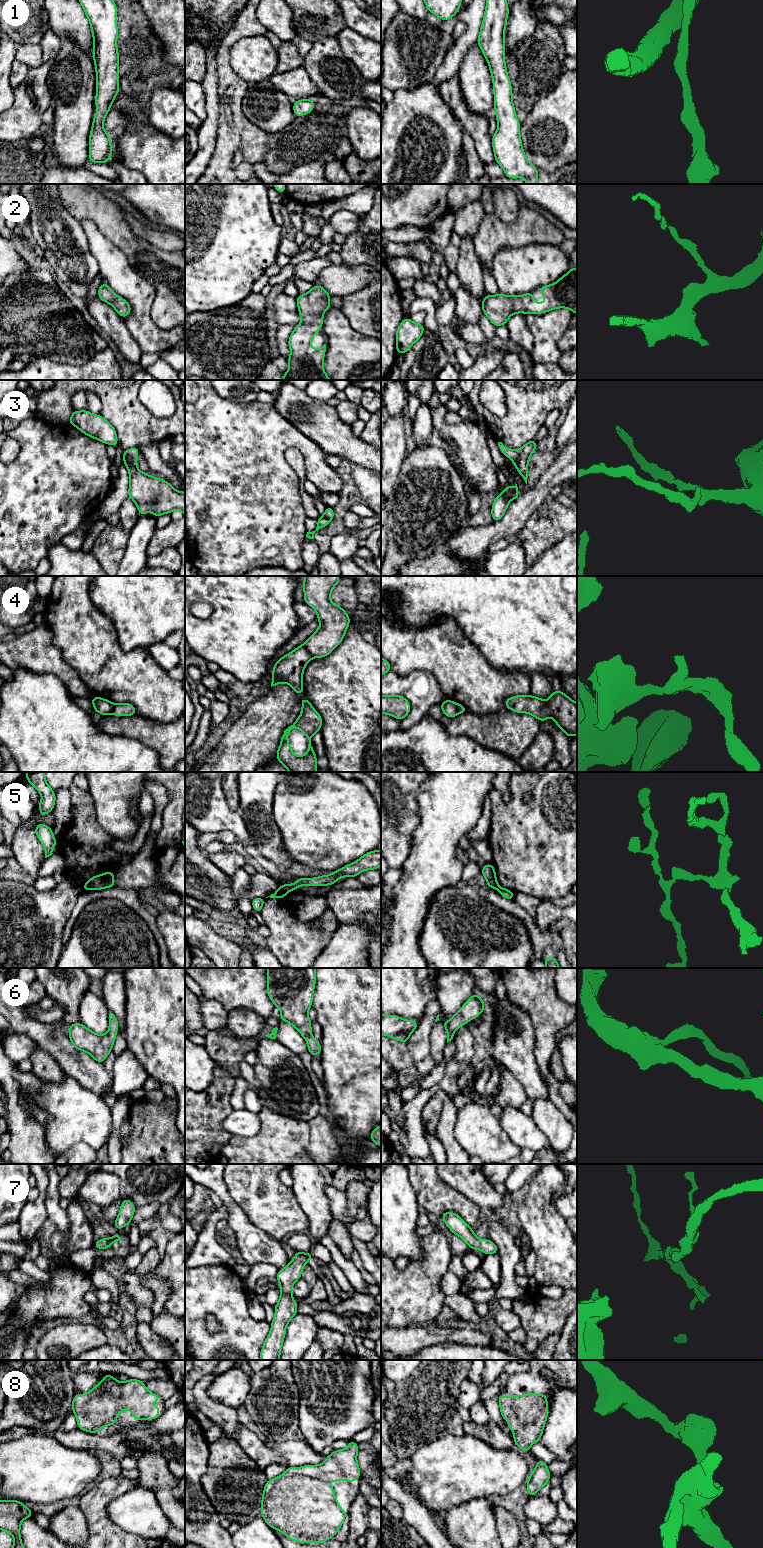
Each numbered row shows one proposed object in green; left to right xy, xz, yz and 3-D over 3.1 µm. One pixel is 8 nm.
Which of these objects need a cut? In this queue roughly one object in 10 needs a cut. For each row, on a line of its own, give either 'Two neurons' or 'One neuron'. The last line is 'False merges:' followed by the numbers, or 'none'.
1: One neuron
2: One neuron
3: One neuron
4: Two neurons
5: Two neurons
6: One neuron
7: One neuron
8: One neuron
False merges: 4, 5

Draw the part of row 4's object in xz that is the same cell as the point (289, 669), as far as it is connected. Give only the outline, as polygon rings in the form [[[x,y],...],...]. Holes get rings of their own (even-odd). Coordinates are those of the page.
[[[303,645],[279,658],[273,666],[271,687],[284,682],[289,684],[298,695],[301,695],[304,690],[303,671],[312,659],[312,655]]]

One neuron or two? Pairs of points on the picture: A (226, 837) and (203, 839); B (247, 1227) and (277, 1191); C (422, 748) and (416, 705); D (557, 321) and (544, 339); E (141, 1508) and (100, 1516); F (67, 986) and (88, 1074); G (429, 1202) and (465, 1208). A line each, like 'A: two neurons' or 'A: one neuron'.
A: one neuron
B: two neurons
C: two neurons
D: one neuron
E: two neurons
F: two neurons
G: one neuron

